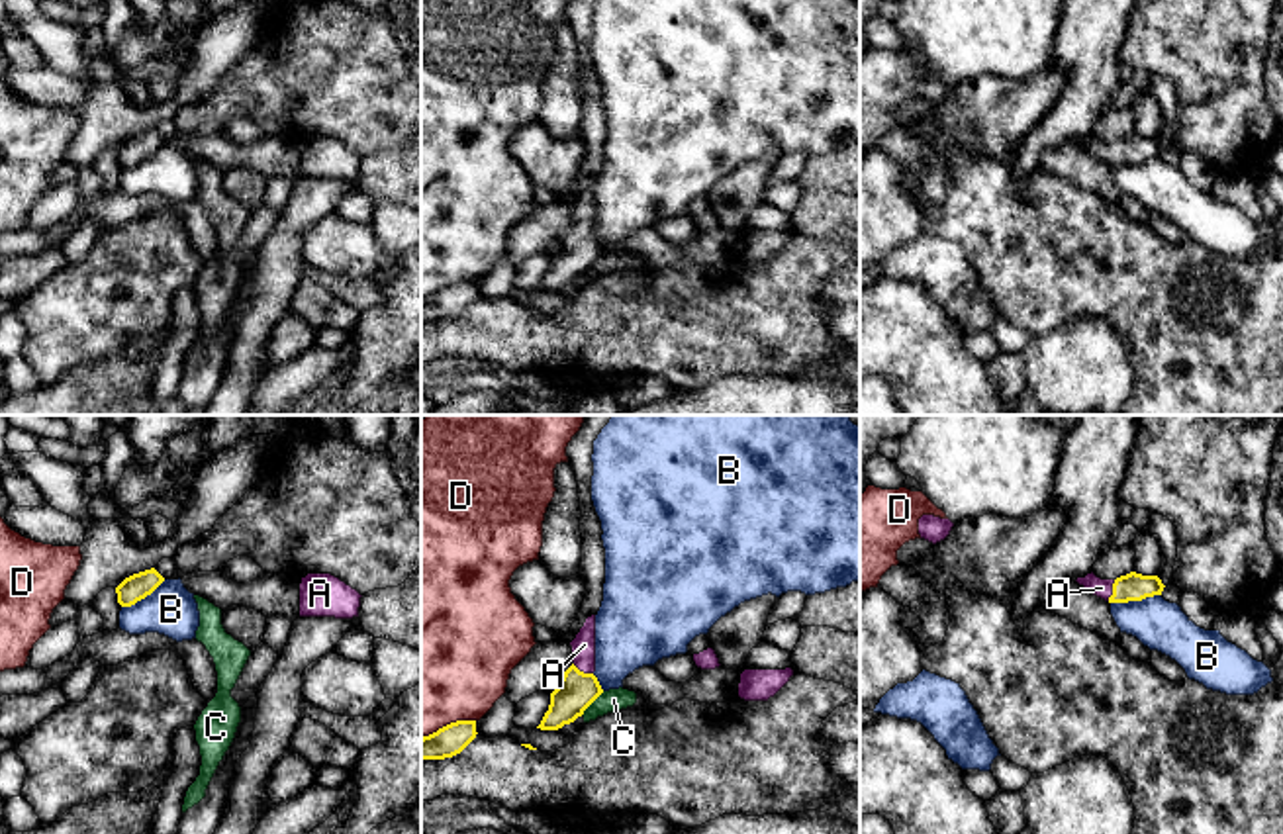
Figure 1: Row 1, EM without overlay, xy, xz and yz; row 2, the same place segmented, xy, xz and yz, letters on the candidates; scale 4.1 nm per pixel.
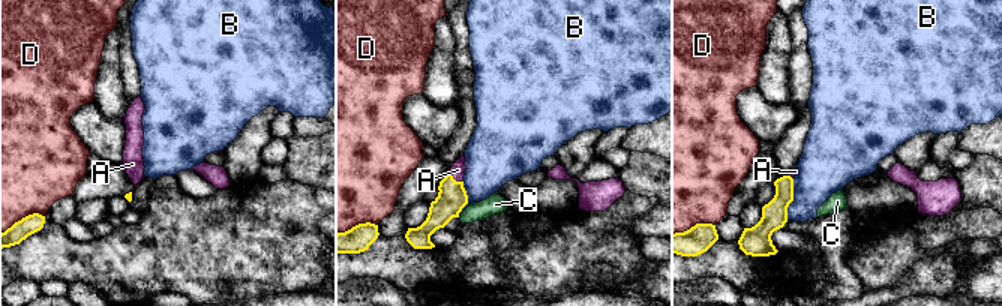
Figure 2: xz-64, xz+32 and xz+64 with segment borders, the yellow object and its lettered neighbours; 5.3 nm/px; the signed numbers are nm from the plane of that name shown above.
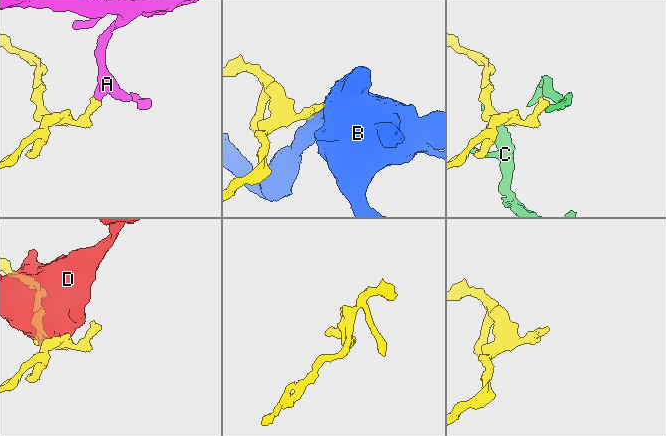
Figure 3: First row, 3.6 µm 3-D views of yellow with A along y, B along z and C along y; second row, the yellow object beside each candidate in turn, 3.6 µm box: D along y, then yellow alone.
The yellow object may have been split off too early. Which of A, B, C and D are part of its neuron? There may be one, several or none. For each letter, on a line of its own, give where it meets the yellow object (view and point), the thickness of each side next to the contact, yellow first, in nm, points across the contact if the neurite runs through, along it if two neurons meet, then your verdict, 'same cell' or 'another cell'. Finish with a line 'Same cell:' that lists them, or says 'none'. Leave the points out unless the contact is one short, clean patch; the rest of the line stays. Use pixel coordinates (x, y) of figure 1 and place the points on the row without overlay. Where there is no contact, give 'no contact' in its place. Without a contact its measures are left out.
A: yz (1113, 151) | 120/80 nm | across yz (1133, 147), (1113, 151), (1101, 149) | same cell
B: yz (1135, 161) | 120/200 nm | another cell
C: xz (592, 263) | 160/90 nm | along xz (604, 253), (580, 277) | another cell
D: xz (447, 286) | 130/500 nm | another cell
Same cell: A

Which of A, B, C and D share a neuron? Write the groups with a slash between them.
A / B / C / D

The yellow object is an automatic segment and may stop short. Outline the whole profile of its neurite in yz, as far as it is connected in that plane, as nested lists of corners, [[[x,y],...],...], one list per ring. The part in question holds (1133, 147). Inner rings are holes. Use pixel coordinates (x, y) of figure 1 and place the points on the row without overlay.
[[[1091,133],[1075,143],[1109,164],[1142,162],[1146,159],[1162,157],[1165,149],[1158,137],[1142,137],[1136,133],[1117,141],[1101,141]]]

